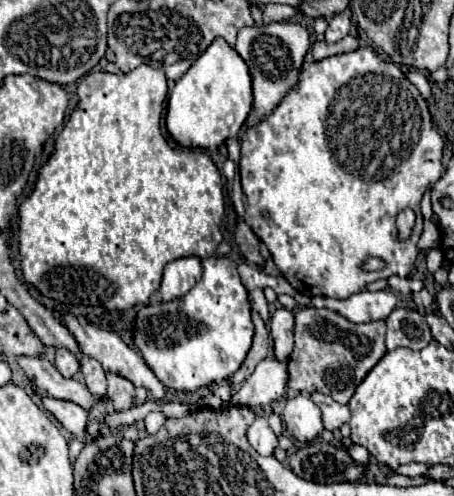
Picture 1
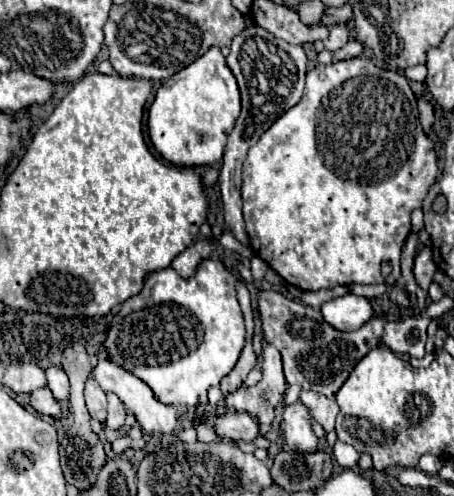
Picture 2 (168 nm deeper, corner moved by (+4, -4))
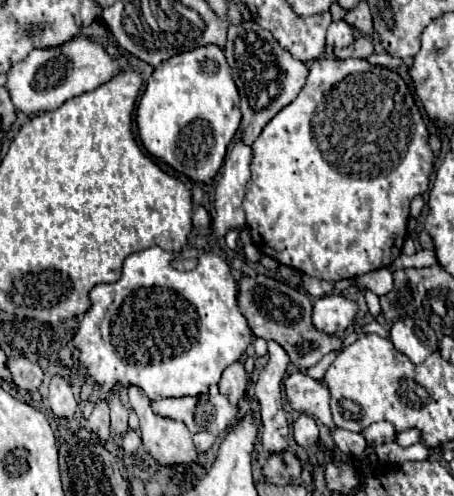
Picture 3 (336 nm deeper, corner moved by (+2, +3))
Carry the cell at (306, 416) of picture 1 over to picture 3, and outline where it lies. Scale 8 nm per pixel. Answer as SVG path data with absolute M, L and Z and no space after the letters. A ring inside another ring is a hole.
M301 413L299 419L293 423L293 437L301 447L313 447L319 439L319 427L311 415Z

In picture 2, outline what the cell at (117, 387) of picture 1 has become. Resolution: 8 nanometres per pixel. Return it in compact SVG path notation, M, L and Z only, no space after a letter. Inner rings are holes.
M113 392L107 394L107 400L109 400L109 408L107 408L107 426L111 430L117 430L125 424L125 408L123 408L123 402L119 400L119 396L115 396Z

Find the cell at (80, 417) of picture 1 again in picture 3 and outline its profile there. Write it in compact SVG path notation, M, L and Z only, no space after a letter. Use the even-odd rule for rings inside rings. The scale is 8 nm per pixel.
M9 357L5 363L9 369L13 383L23 391L37 391L43 379L43 371L39 365L33 365L27 357Z

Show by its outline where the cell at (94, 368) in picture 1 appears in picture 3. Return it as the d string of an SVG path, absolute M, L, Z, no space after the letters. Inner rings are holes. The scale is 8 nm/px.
M97 401L95 403L95 409L91 413L91 417L87 419L87 427L97 433L99 441L109 441L111 437L111 431L109 431L109 407L107 407L107 401Z

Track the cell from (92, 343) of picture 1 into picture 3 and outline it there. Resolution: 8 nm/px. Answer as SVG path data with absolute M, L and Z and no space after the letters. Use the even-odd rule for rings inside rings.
M127 387L127 395L129 395L129 403L133 407L133 411L137 413L139 421L141 421L141 435L143 435L143 447L147 451L149 457L153 457L155 461L159 461L165 467L171 467L177 479L185 479L187 473L199 463L199 453L191 441L191 433L185 427L185 423L181 421L173 421L173 419L165 419L153 413L149 399L137 389L137 387Z

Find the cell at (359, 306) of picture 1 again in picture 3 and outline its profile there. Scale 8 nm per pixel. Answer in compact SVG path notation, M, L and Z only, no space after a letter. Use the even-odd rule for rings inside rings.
M325 295L313 303L313 327L321 333L337 335L353 325L357 303L343 295Z

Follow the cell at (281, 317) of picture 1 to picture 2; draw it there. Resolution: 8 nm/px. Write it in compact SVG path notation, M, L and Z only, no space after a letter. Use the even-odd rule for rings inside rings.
M273 344L263 348L263 380L251 388L241 386L235 392L235 412L253 414L257 420L263 416L273 418L273 410L283 402L285 396L285 378L281 368L279 350Z

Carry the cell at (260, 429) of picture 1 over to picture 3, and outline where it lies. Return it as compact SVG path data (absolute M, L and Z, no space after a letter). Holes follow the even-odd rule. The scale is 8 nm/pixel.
M195 395L195 397L177 397L177 399L159 399L153 401L153 411L161 417L183 421L191 433L211 431L221 435L237 415L227 397L219 395Z

